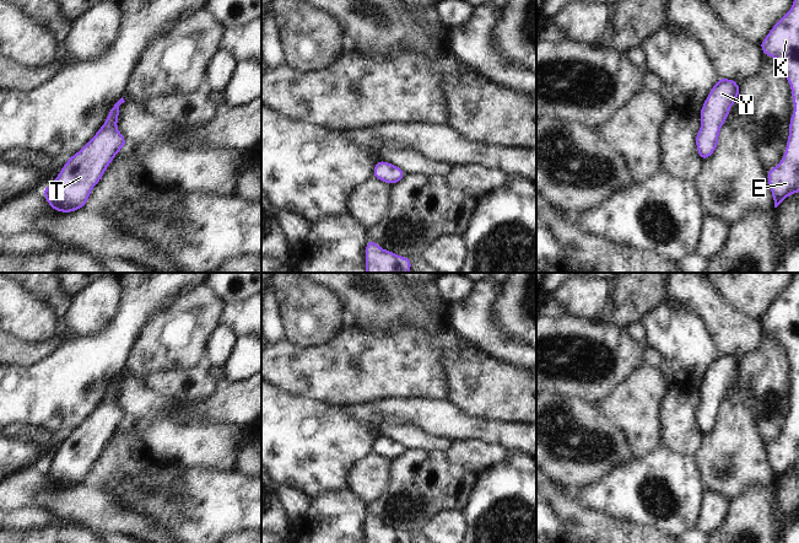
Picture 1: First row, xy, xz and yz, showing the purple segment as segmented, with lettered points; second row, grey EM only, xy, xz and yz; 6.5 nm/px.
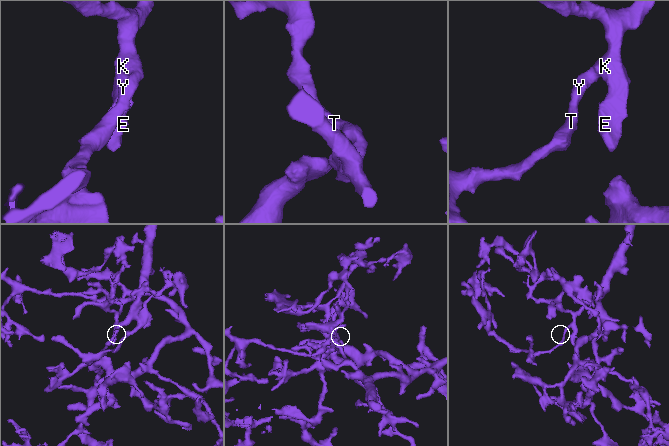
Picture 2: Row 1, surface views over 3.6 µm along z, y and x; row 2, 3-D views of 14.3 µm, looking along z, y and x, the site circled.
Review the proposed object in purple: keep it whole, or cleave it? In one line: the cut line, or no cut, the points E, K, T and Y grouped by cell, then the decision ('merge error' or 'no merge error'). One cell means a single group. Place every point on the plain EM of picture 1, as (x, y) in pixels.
no cut; E K T Y; no merge error

